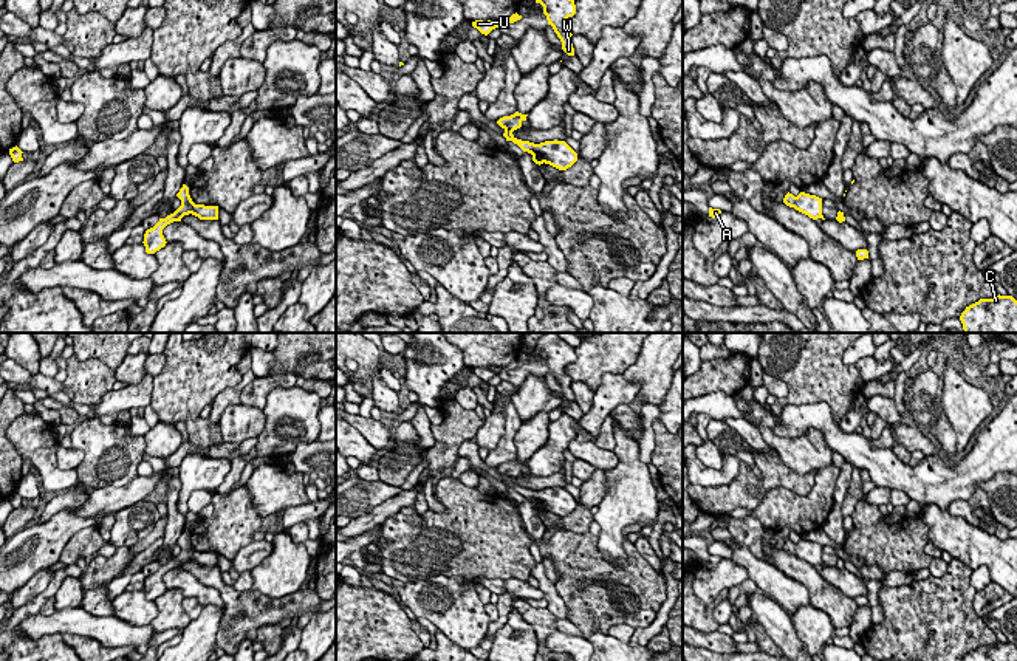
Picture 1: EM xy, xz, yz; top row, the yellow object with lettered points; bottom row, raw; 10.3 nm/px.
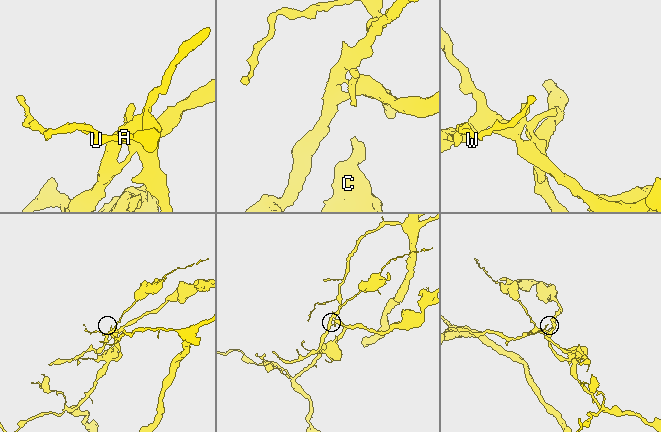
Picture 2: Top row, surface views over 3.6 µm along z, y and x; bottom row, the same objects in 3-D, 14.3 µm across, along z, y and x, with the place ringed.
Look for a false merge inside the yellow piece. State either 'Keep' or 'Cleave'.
Cleave

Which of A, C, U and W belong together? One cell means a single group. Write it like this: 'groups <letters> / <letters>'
groups A U W / C

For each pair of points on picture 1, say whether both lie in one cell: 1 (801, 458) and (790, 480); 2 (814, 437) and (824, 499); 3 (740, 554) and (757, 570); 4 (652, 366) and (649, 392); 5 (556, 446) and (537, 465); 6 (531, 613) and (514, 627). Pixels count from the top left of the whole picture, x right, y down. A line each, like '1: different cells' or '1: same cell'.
1: different cells
2: different cells
3: same cell
4: same cell
5: same cell
6: different cells

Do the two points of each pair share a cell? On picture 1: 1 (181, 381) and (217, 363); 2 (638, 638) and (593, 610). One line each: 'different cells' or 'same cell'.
1: same cell
2: different cells

